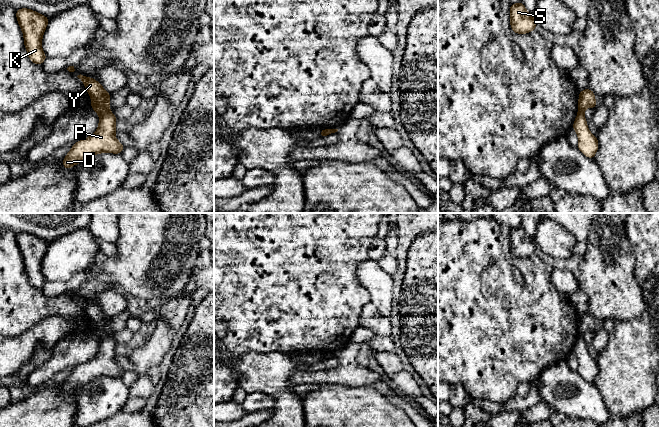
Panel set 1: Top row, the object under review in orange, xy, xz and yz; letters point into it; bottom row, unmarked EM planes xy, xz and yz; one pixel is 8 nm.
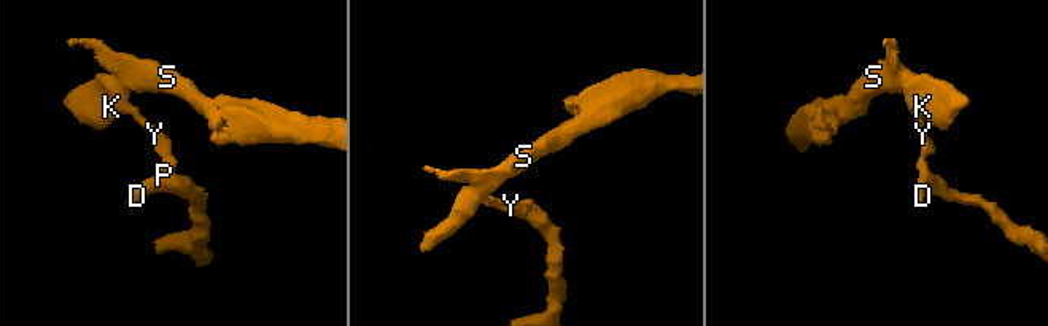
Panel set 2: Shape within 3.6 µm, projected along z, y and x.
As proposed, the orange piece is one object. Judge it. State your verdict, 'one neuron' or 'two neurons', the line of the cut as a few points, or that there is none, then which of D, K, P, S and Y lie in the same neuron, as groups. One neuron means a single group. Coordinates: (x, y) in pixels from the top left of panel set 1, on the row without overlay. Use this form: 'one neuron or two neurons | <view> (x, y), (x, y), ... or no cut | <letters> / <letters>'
two neurons | xy (108, 335), (99, 339) | D P / K S Y

